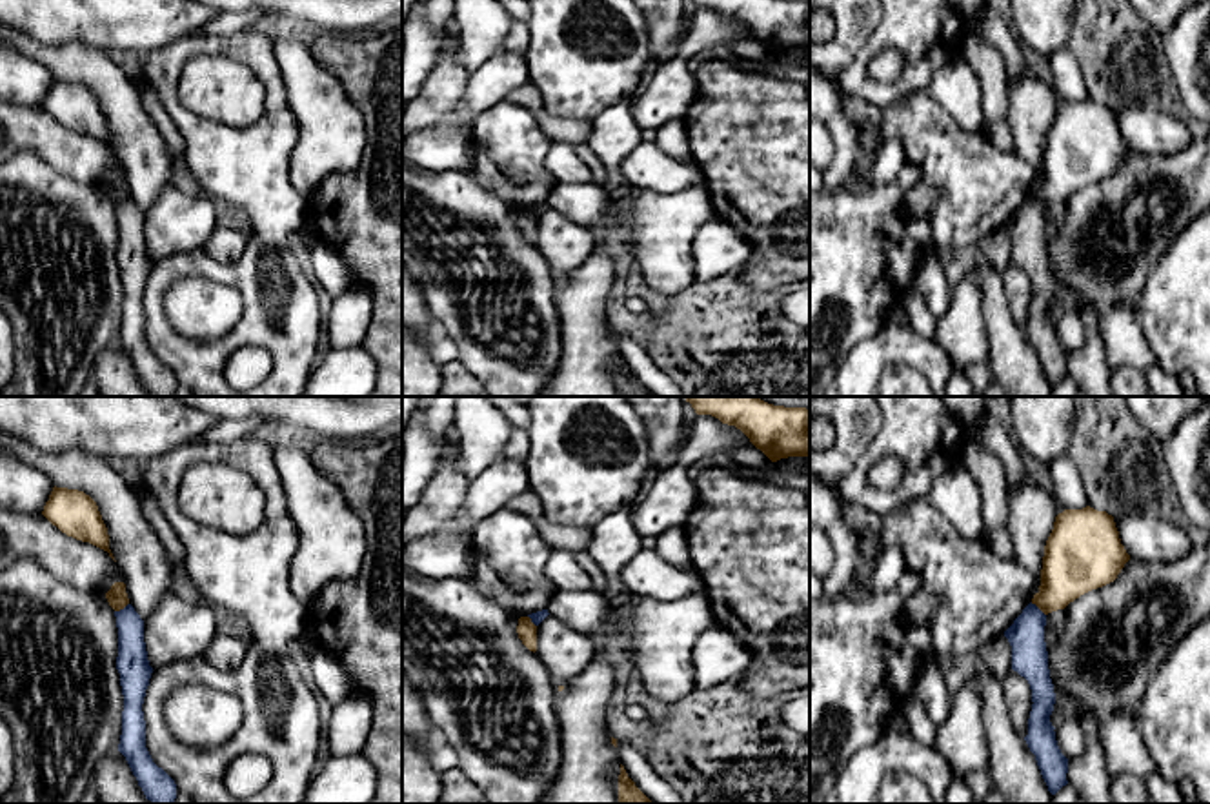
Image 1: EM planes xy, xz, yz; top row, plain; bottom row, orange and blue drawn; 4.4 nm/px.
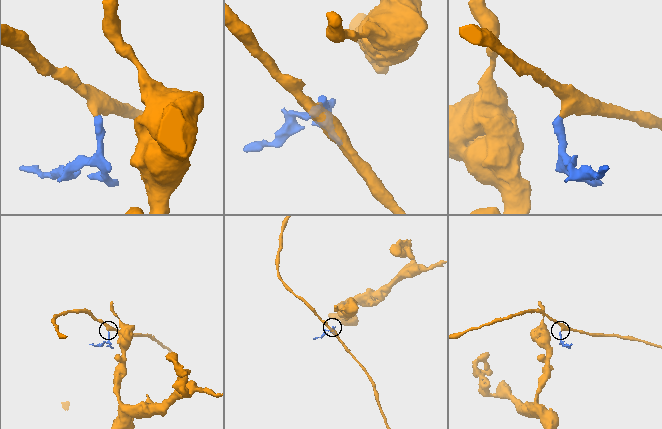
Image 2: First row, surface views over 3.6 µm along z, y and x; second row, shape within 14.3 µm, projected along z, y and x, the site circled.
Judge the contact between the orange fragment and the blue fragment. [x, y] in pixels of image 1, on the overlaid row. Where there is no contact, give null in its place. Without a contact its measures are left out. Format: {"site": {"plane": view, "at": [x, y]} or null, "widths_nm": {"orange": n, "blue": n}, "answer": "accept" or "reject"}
{"site": {"plane": "yz", "at": [1038, 606]}, "widths_nm": {"orange": 280, "blue": 160}, "answer": "reject"}

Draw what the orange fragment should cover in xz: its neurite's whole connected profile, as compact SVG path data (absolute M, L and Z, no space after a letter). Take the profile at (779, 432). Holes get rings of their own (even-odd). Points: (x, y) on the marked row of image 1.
M684 397L697 415L711 415L741 429L771 462L810 455L810 409L773 406L759 397Z

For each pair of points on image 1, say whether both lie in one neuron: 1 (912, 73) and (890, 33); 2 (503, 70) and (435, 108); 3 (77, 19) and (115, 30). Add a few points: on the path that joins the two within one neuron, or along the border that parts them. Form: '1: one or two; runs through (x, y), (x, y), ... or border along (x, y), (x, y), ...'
1: one; runs through (912, 62), (912, 53), (901, 42)
2: two; border along (470, 73), (463, 102), (437, 124)
3: one; runs through (86, 19), (106, 20)

